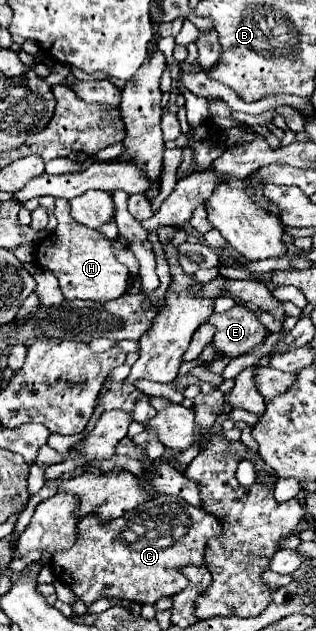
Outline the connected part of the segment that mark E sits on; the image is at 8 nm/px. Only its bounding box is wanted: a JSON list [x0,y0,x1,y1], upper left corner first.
[205,305,267,357]

